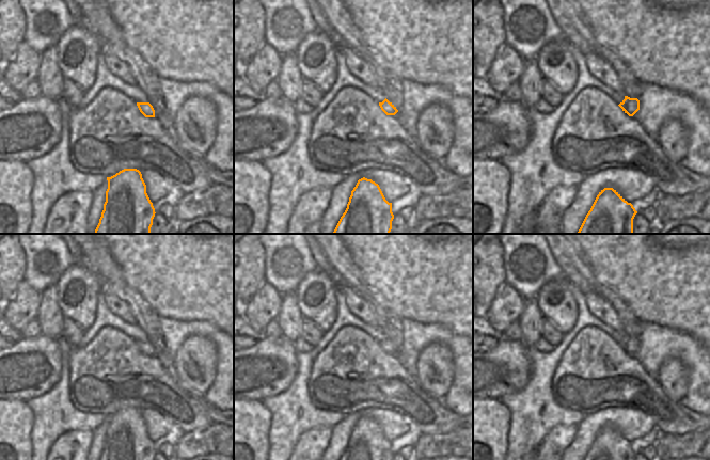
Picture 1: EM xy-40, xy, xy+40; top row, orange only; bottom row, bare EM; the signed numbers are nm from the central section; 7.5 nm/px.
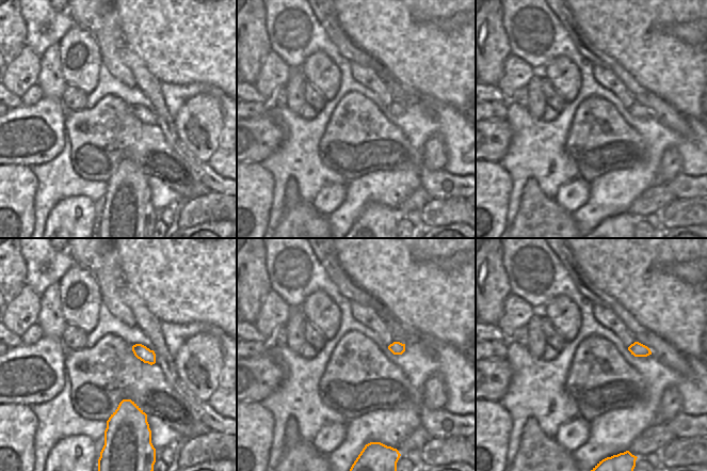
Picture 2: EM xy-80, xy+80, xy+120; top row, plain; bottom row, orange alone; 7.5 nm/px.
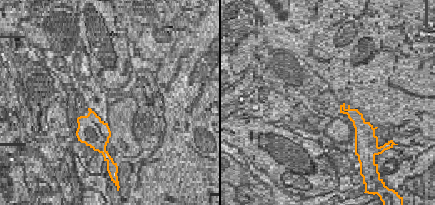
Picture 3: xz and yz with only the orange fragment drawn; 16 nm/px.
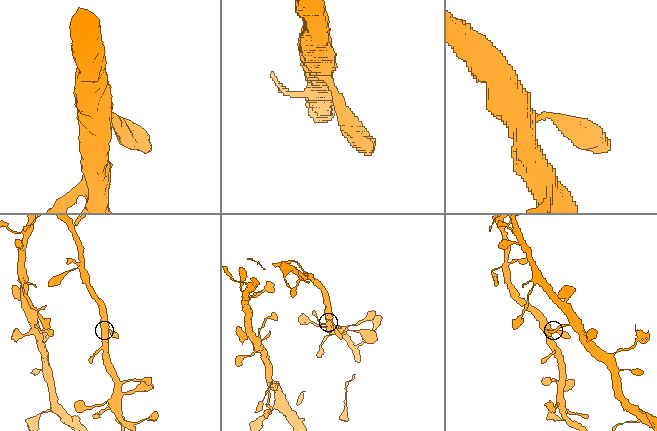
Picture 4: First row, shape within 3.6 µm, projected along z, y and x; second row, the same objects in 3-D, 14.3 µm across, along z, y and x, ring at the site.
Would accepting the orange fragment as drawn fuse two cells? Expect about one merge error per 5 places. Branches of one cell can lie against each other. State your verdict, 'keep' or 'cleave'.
keep

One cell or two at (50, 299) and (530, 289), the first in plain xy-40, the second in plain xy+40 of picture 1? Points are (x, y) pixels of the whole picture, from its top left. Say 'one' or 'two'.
two

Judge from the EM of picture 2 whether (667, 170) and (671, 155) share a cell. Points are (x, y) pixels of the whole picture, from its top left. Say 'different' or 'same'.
same

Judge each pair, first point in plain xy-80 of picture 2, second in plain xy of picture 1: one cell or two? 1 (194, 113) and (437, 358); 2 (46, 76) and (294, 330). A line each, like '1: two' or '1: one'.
1: one
2: one

